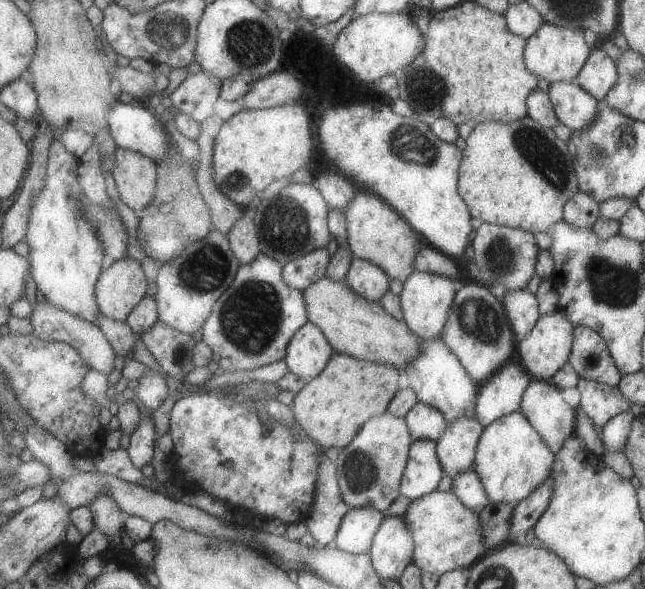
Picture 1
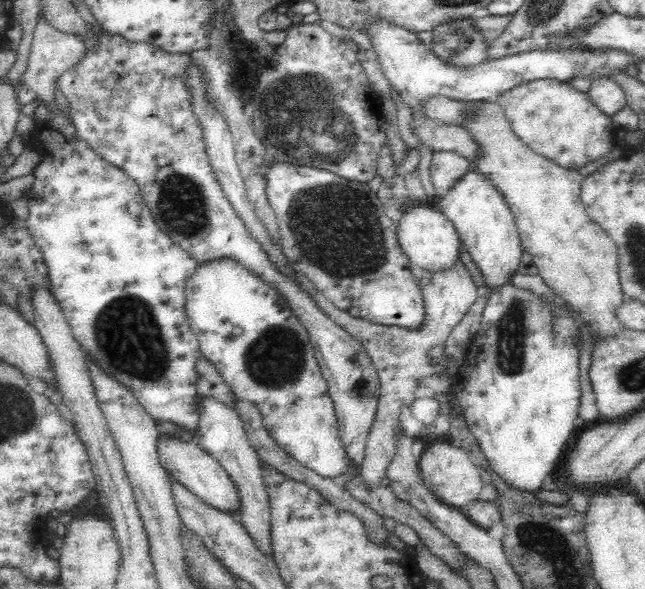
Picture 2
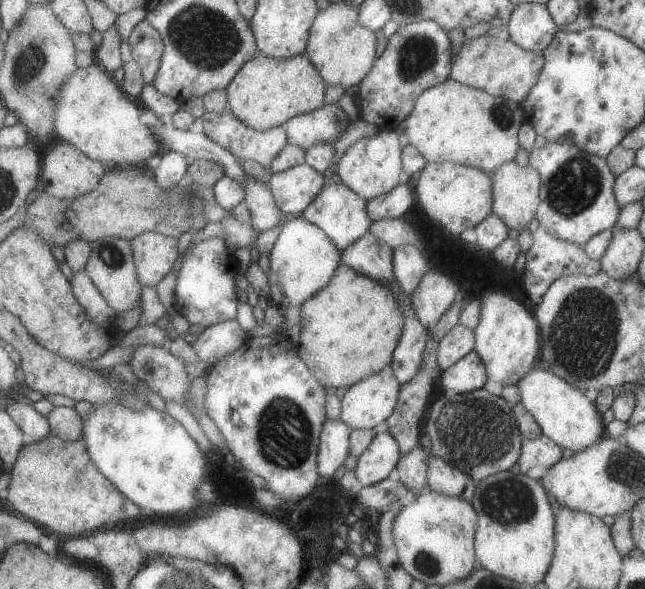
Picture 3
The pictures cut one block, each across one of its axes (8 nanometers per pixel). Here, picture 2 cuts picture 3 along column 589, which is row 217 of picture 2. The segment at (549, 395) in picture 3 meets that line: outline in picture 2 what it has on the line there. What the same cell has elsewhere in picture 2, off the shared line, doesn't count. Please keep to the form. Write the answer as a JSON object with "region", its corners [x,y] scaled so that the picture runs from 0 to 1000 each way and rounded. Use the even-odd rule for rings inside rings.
{"region":[[[636,345],[628,351],[614,392],[617,411],[634,438],[634,448],[665,458],[670,465],[698,458],[713,438],[713,421],[719,419],[705,384],[670,346]]]}

